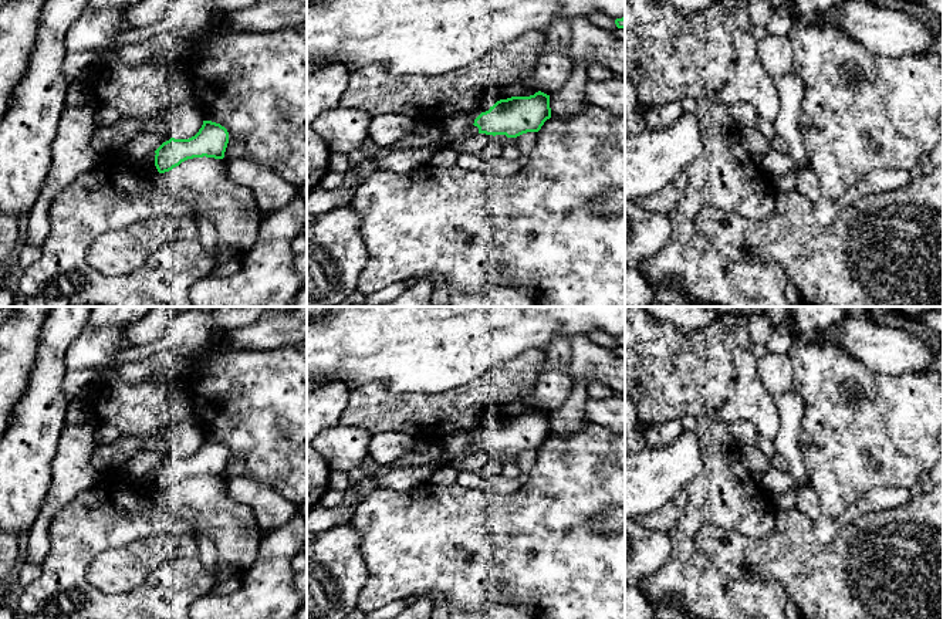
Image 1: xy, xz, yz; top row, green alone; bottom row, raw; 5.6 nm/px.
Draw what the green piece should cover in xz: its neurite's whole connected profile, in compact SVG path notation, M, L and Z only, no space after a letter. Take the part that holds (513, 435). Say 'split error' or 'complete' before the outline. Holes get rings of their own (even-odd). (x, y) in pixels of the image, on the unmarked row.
split error; M541 409L530 415L500 417L486 430L480 426L474 432L473 444L452 460L449 466L462 471L463 461L477 451L517 456L527 450L538 450L550 436L550 413Z

